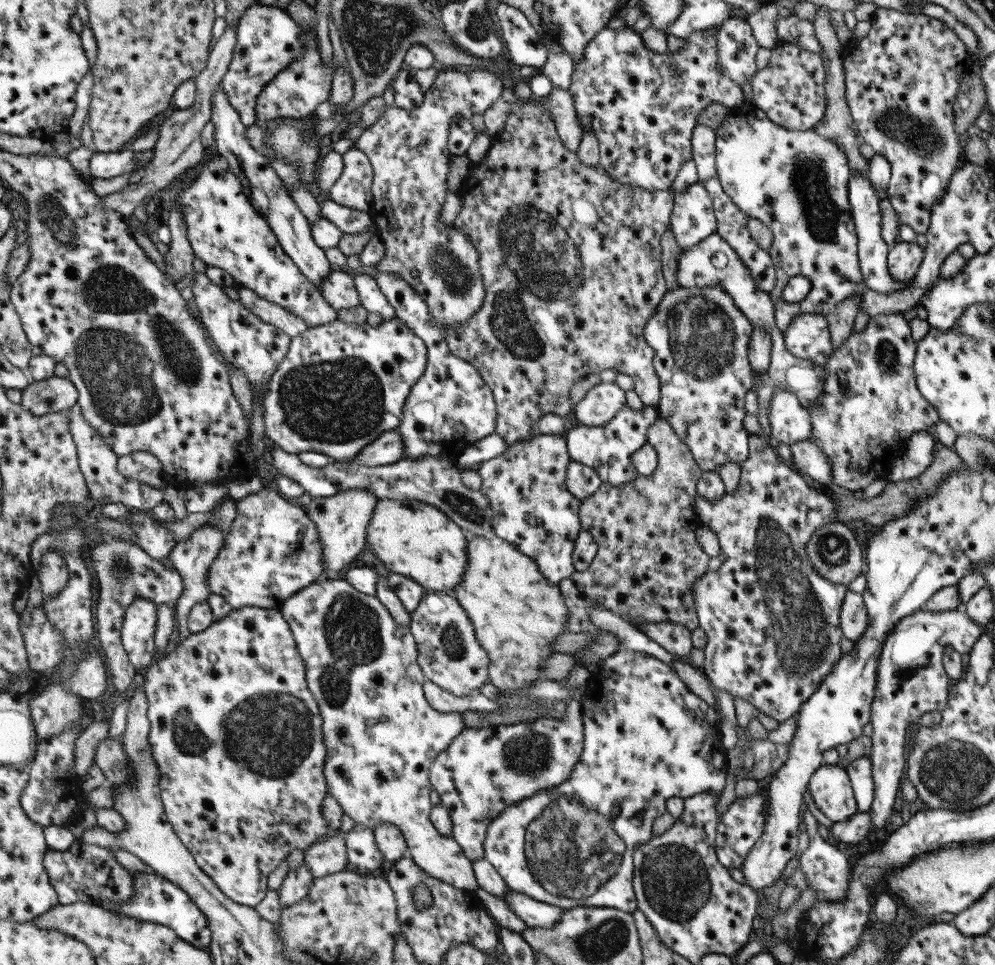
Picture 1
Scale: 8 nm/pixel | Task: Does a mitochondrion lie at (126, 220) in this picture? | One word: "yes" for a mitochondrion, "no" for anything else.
no

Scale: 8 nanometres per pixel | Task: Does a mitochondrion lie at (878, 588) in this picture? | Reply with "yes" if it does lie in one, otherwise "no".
no

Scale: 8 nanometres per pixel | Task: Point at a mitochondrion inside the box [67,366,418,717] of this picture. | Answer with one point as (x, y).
(351, 630)

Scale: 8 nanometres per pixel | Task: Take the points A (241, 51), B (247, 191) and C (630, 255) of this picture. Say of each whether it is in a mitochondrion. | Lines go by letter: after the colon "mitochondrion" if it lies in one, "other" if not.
A: other
B: other
C: other

